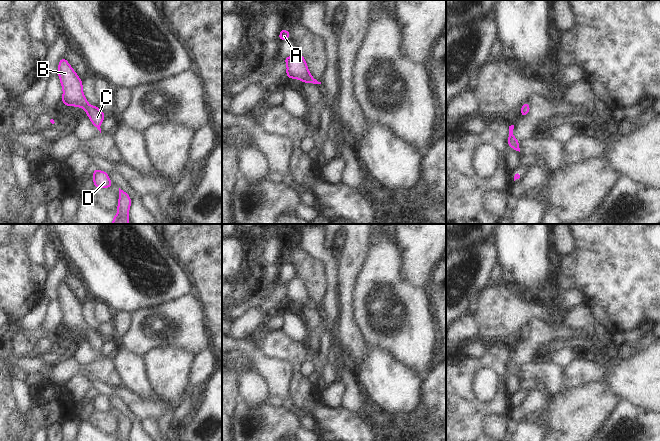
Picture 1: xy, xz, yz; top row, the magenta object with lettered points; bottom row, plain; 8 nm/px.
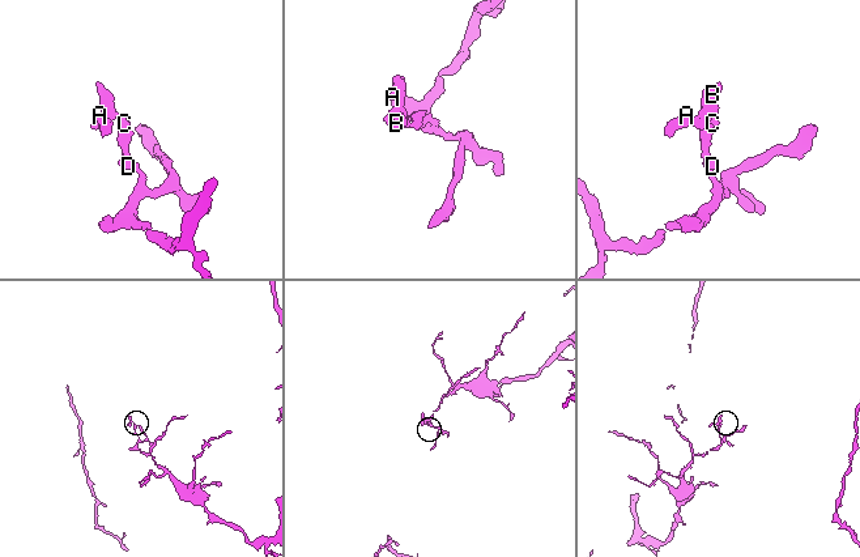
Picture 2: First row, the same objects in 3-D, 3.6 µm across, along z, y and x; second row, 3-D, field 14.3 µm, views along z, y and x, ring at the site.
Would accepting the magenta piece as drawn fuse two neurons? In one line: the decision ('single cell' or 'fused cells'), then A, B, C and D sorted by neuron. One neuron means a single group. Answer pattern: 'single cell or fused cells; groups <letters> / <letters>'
single cell; groups A B C D

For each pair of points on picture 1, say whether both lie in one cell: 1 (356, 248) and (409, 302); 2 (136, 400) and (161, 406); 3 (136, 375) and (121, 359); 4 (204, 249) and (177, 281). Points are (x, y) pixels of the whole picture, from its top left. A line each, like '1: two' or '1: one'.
1: two
2: one
3: one
4: two

